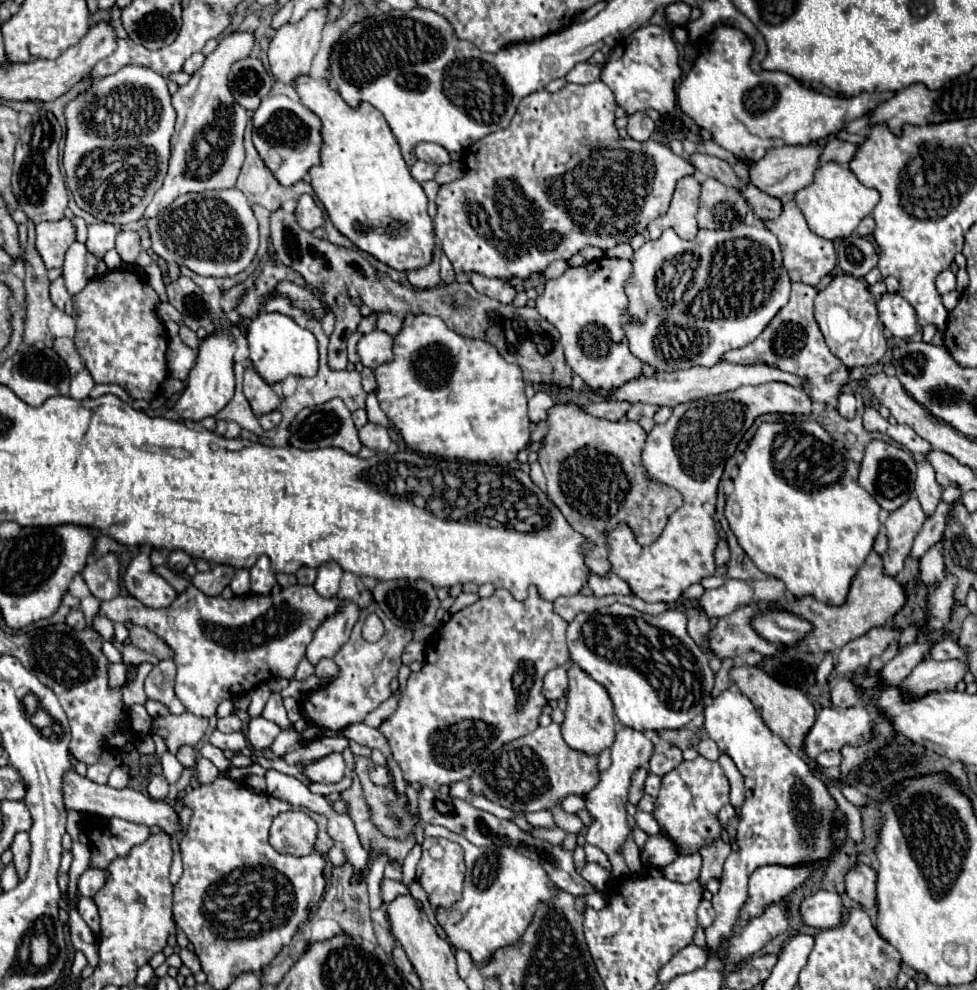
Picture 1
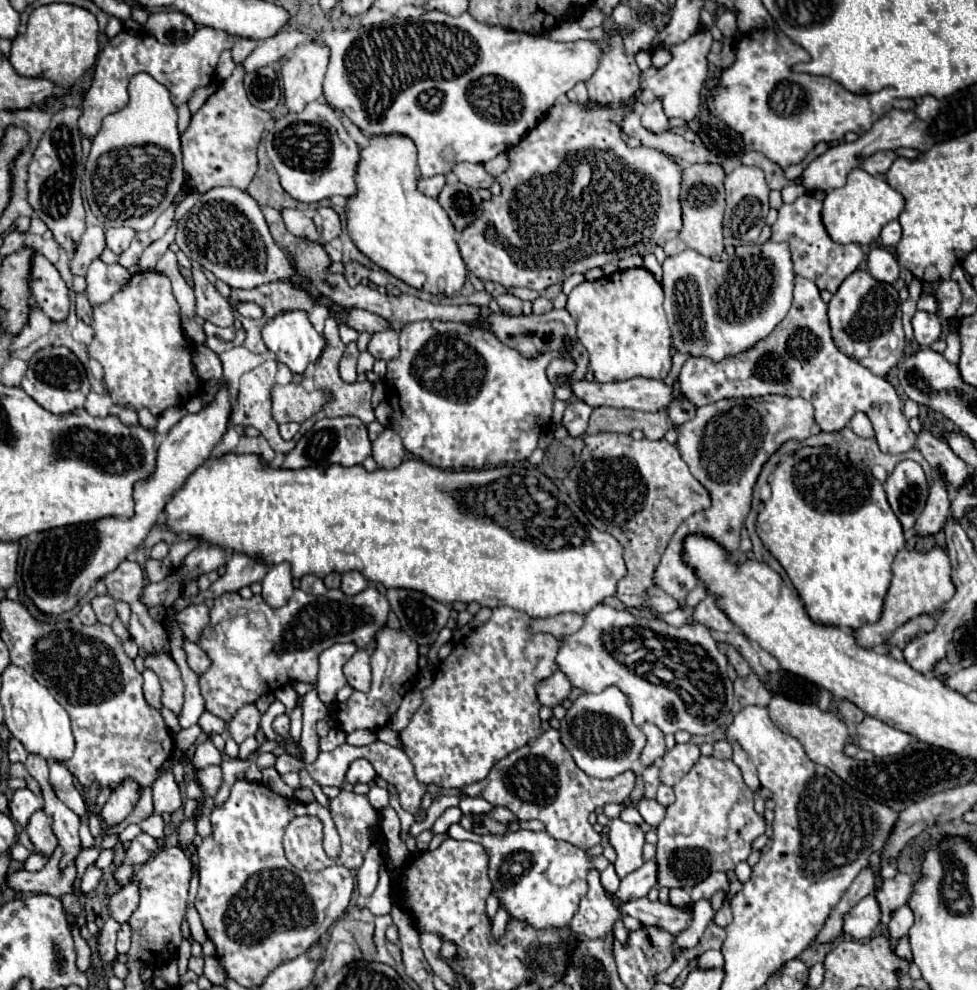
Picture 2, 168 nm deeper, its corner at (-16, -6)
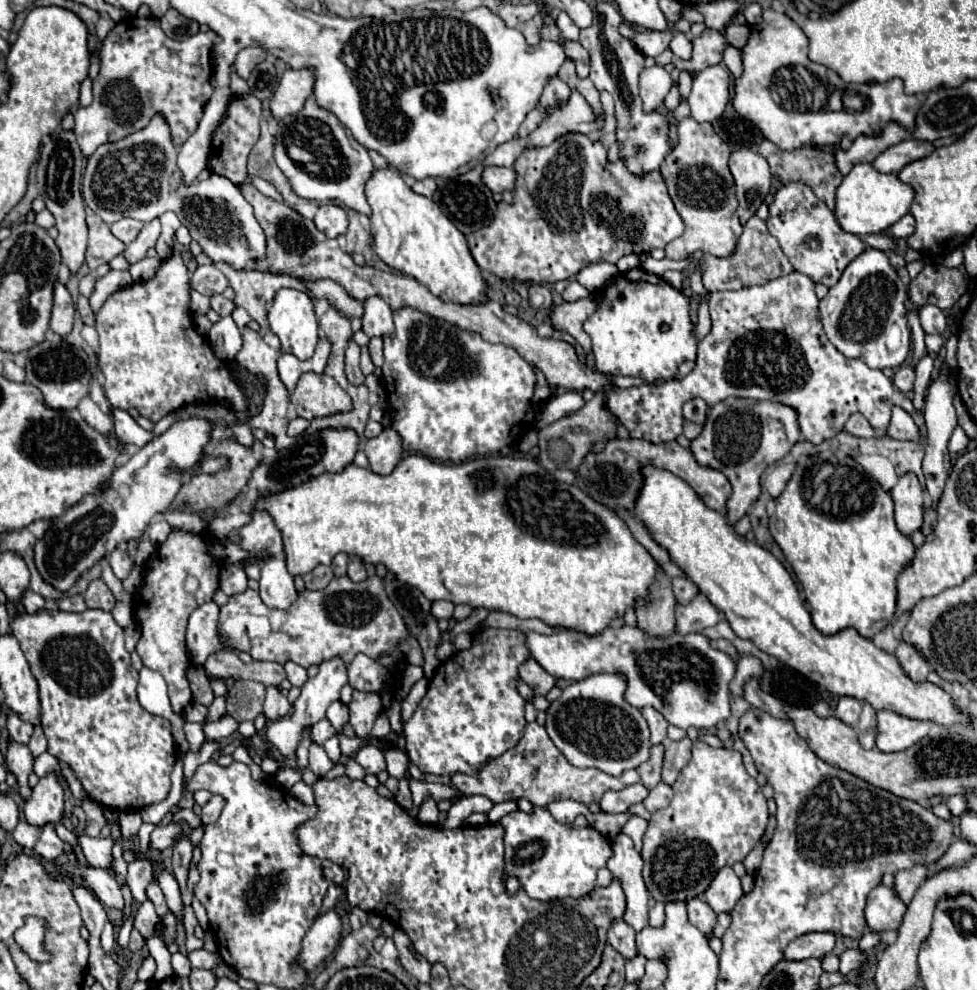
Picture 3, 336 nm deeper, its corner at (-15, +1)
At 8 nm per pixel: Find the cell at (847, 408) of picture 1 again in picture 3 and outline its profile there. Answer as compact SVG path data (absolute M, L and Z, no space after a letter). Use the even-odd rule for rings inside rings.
M855 412L855 414L847 420L845 432L853 434L853 436L861 436L861 438L871 438L871 436L875 436L875 430L873 430L871 424L867 422L867 418L865 418L863 414L859 414L859 412Z

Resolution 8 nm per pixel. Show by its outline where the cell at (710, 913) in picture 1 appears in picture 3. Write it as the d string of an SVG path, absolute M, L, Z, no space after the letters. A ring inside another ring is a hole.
M731 866L721 868L715 874L713 882L709 884L707 892L703 894L705 901L717 915L721 912L731 912L741 896L743 896L741 880L737 878L737 874L733 872Z

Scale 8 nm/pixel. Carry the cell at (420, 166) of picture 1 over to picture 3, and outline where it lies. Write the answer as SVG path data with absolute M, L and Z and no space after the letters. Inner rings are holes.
M425 178L425 180L415 180L411 182L411 188L417 192L417 194L423 194L423 196L433 196L435 194L435 188L437 188L437 182L435 178Z

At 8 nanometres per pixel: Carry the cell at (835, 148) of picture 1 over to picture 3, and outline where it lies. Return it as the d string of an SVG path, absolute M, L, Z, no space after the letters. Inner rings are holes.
M903 140L901 144L895 144L887 148L883 154L879 154L871 164L879 172L899 172L905 164L919 160L933 152L931 142L919 142L919 140Z

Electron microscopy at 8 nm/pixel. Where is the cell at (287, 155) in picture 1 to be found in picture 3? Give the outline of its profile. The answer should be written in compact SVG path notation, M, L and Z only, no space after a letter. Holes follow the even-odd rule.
M309 98L301 112L279 122L273 156L297 196L309 200L335 200L365 216L371 214L363 192L365 182L373 172L373 162L367 154L367 148L363 148L351 136L351 132L341 126L333 112L319 108L315 98Z

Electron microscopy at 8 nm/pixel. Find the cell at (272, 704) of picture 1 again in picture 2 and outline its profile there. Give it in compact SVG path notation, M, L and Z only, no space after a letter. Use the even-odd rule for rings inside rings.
M284 685L284 687L276 689L274 691L274 697L286 705L286 709L288 709L286 713L292 713L292 709L296 707L296 701L298 701L298 693L294 691L292 685Z

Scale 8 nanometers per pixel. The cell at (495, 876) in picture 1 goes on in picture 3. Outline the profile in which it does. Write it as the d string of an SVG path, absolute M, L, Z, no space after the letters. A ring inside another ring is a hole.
M535 808L533 814L521 810L499 820L505 830L505 874L519 880L533 900L551 902L563 898L583 898L595 888L597 870L609 860L611 844L595 828L569 828L559 824L547 810Z

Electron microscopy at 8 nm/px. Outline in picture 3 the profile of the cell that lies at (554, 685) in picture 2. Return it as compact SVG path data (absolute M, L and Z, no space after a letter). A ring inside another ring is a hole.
M529 658L525 664L519 666L519 676L525 684L533 688L537 696L547 696L547 692L557 684L557 678L545 672L533 658Z

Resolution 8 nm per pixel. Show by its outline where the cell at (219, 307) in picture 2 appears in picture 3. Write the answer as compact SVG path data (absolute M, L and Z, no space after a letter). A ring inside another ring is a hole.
M211 296L211 310L215 310L219 316L227 316L231 314L235 308L235 304L223 296Z

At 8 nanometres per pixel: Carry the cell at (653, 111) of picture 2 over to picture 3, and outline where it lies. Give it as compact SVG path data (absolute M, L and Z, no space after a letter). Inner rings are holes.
M661 66L645 68L639 78L639 94L643 100L645 112L655 112L663 106L665 96L669 94L673 86L673 78L669 72L665 72Z

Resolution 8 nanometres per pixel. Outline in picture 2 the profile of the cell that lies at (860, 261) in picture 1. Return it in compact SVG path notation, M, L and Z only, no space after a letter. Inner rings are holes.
M878 247L878 249L872 249L868 255L868 271L872 273L874 279L894 283L898 279L900 267L898 267L898 261L894 259L892 253Z

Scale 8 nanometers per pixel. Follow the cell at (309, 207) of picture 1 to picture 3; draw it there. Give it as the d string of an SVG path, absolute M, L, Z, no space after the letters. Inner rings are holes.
M323 204L315 214L315 226L325 232L327 238L337 238L347 230L345 210L337 204Z

